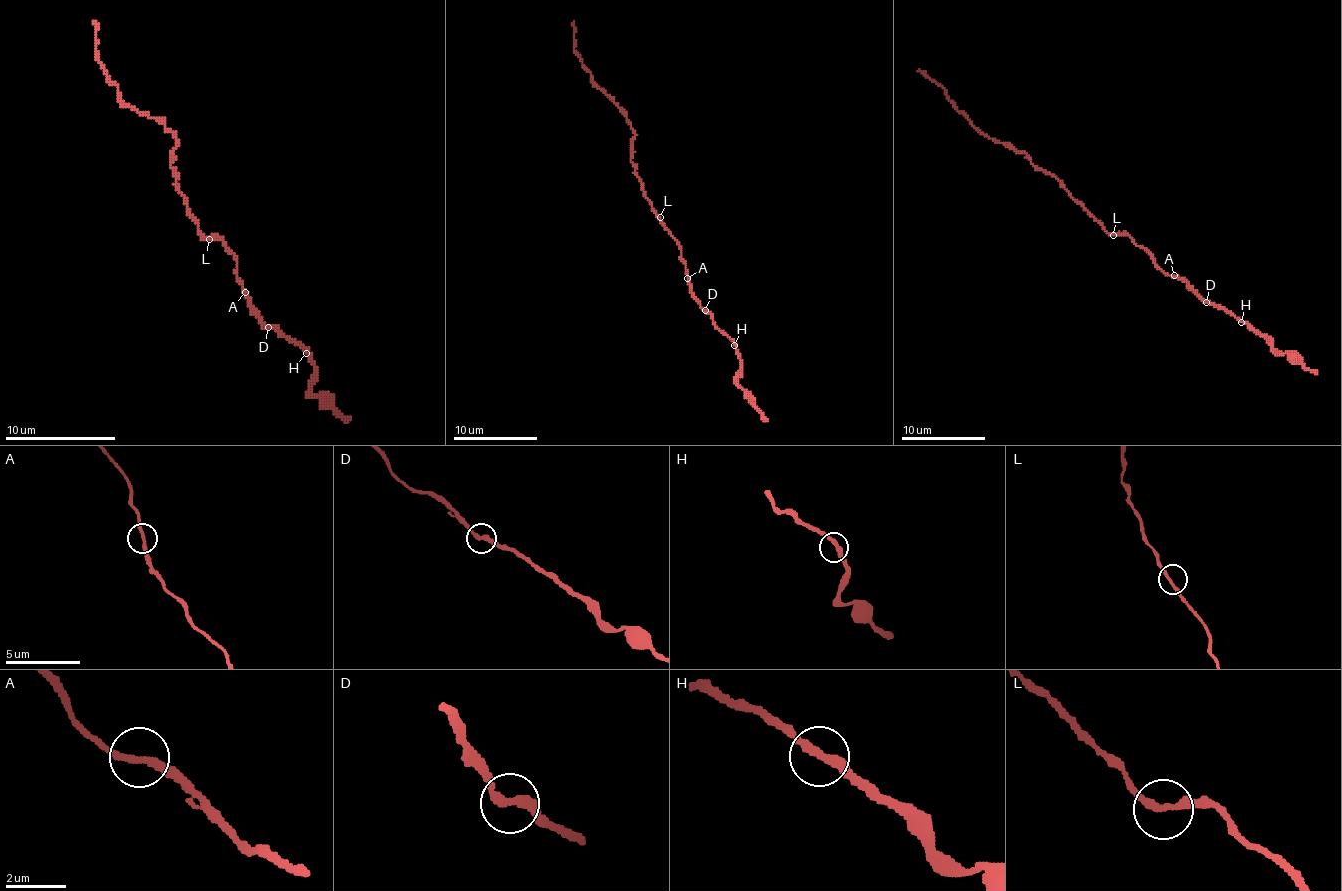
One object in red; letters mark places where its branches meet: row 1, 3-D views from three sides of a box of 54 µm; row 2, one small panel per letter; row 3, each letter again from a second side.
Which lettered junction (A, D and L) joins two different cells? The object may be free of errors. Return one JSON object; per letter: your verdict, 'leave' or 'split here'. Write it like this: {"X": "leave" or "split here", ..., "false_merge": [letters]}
{"A": "leave", "D": "leave", "L": "leave", "false_merge": []}

